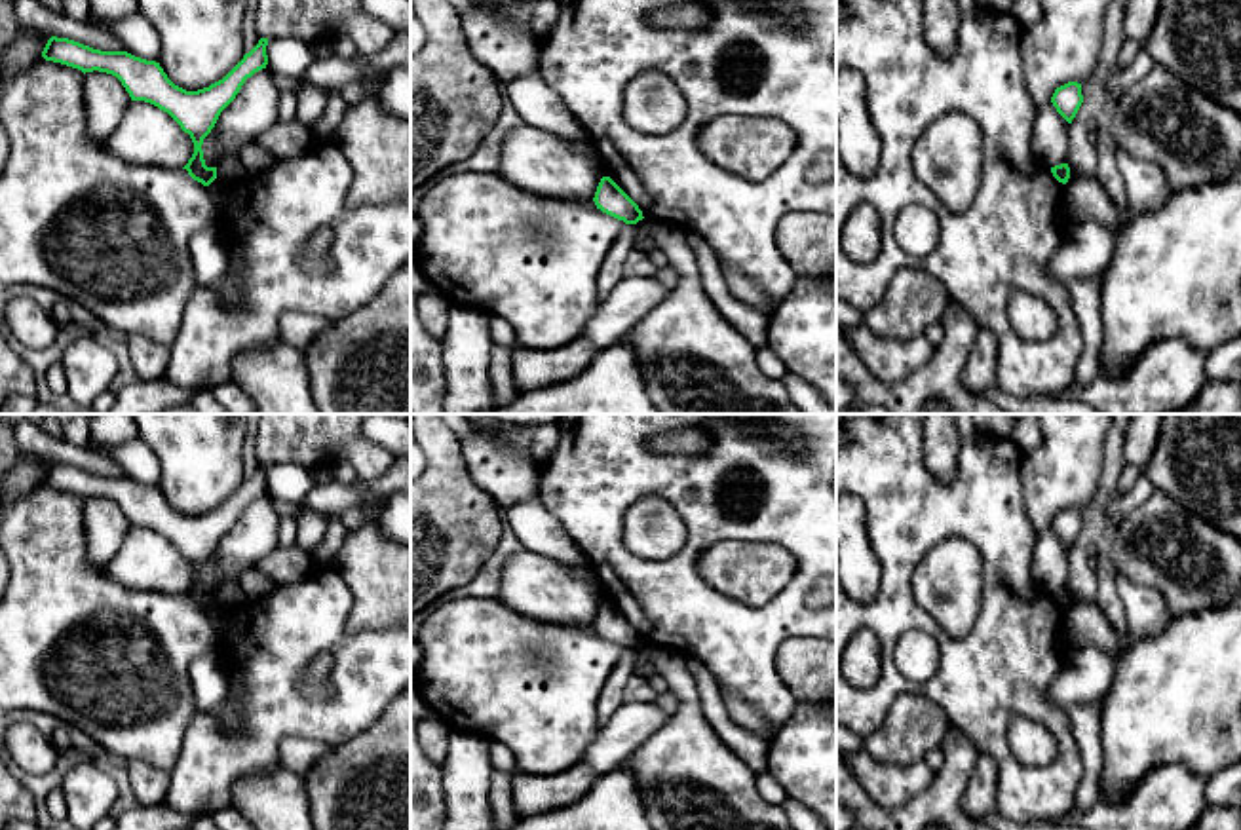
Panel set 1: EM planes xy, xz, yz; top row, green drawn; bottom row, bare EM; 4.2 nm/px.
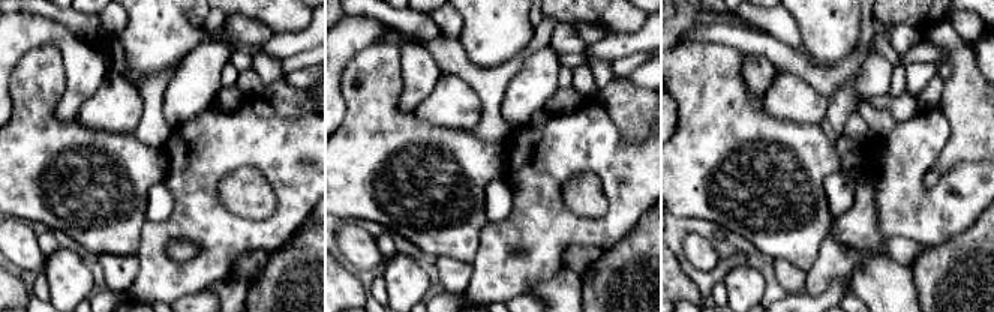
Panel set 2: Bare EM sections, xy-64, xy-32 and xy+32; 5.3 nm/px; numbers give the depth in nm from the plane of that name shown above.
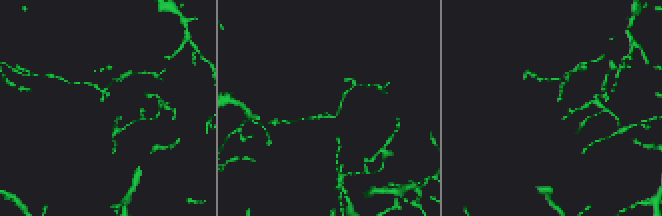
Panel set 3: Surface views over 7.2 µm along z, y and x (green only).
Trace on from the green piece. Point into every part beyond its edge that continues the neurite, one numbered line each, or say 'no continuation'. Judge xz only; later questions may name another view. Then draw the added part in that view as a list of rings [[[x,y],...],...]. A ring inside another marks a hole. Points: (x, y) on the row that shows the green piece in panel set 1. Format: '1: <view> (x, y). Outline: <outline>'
no continuation

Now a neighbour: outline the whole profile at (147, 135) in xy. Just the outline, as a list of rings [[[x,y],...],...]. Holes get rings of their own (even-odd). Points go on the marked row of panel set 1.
[[[144,101],[129,103],[105,146],[127,163],[148,167],[182,169],[194,154],[190,135],[167,112]]]

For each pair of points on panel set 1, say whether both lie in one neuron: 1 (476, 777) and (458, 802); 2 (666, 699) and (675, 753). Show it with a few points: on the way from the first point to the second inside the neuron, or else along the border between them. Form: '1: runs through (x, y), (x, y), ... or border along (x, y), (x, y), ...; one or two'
1: runs through (470, 783), (464, 796); one
2: border along (669, 690), (677, 699), (677, 707), (669, 715); two

